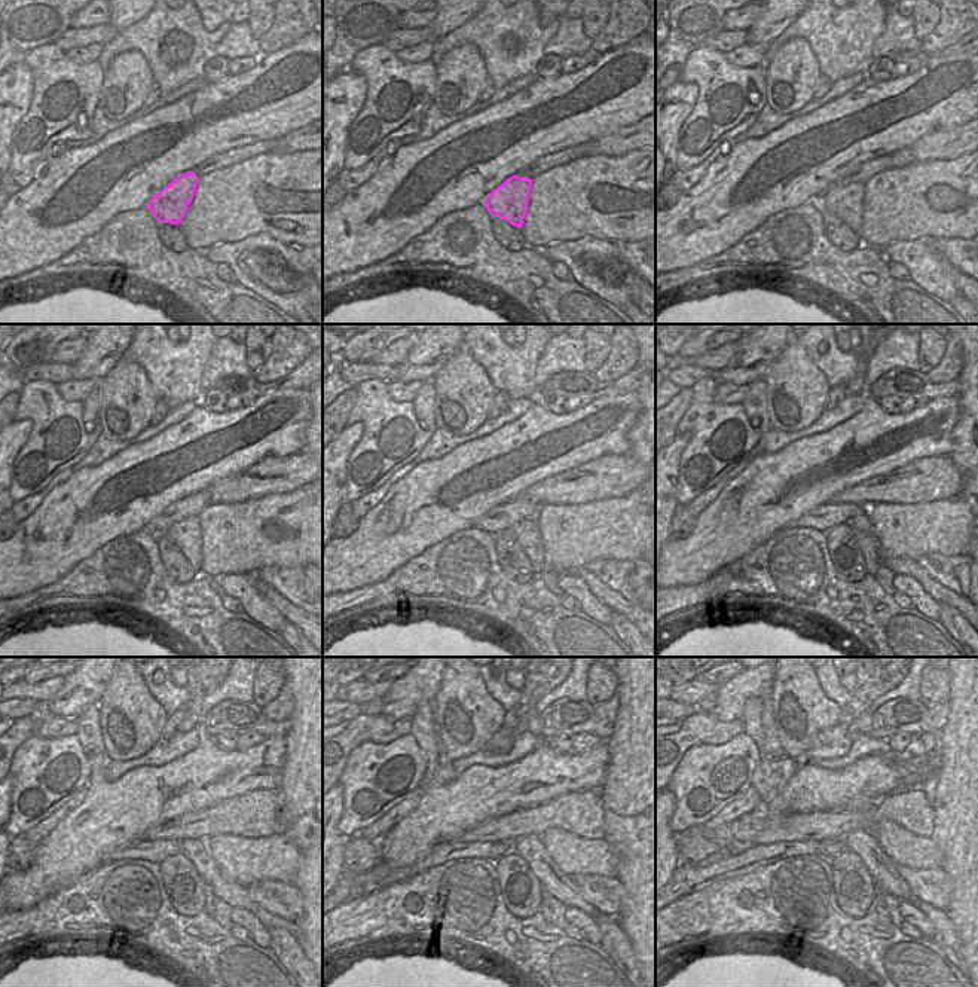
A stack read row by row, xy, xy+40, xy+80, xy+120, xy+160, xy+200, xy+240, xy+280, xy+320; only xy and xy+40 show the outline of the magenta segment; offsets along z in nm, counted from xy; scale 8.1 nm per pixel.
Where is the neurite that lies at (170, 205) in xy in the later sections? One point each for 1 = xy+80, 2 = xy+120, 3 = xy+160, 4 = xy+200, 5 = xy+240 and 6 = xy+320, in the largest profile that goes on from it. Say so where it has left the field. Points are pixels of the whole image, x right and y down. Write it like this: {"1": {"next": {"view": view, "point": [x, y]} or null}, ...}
{"1": {"next": {"view": "xy+80", "point": [844, 202]}}, "2": {"next": {"view": "xy+120", "point": [186, 534]}}, "3": {"next": {"view": "xy+160", "point": [526, 531]}}, "4": {"next": {"view": "xy+200", "point": [867, 541]}}, "5": {"next": {"view": "xy+240", "point": [210, 897]}}, "6": {"next": {"view": "xy+320", "point": [883, 917]}}}

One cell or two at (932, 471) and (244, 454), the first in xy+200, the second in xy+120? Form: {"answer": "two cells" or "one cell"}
{"answer": "two cells"}

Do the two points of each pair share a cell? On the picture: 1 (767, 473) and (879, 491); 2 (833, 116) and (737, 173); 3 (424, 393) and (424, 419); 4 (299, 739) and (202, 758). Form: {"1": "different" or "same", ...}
{"1": "different", "2": "same", "3": "same", "4": "different"}

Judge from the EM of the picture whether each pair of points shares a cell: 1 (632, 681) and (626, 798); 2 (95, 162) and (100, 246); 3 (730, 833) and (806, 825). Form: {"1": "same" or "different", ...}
{"1": "same", "2": "different", "3": "same"}

